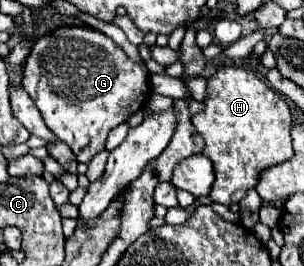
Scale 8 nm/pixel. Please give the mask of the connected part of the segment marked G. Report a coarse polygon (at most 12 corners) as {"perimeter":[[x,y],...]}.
{"perimeter":[[89,26],[37,38],[23,88],[85,164],[149,96]]}

